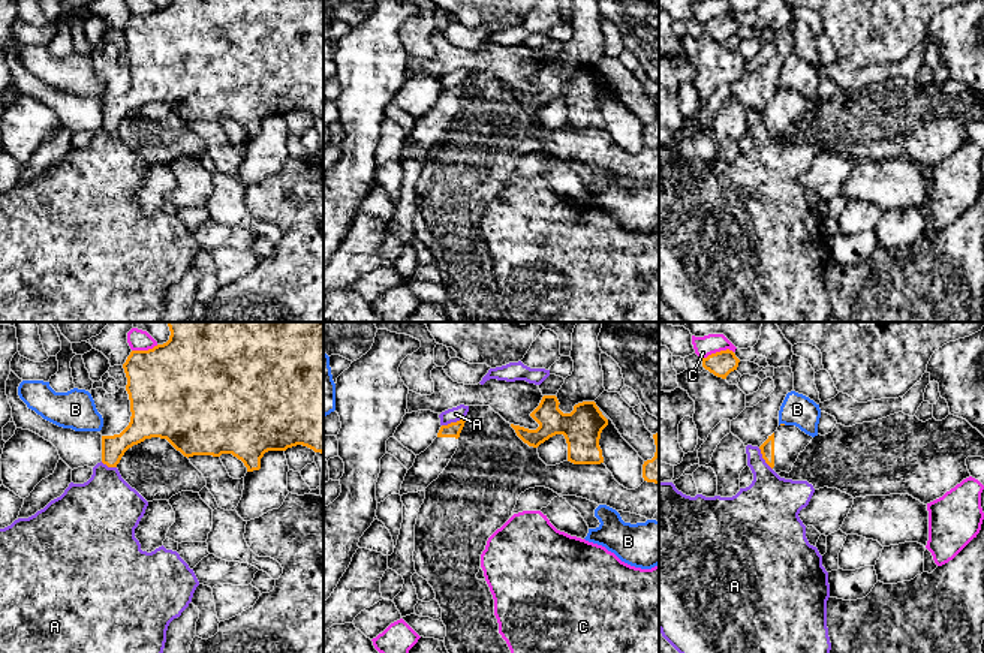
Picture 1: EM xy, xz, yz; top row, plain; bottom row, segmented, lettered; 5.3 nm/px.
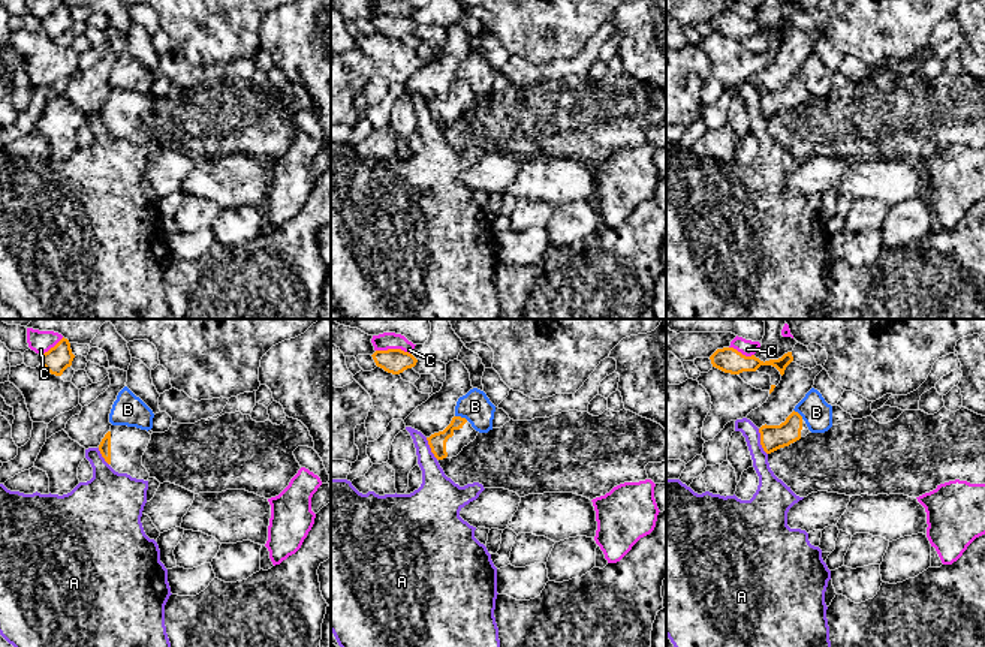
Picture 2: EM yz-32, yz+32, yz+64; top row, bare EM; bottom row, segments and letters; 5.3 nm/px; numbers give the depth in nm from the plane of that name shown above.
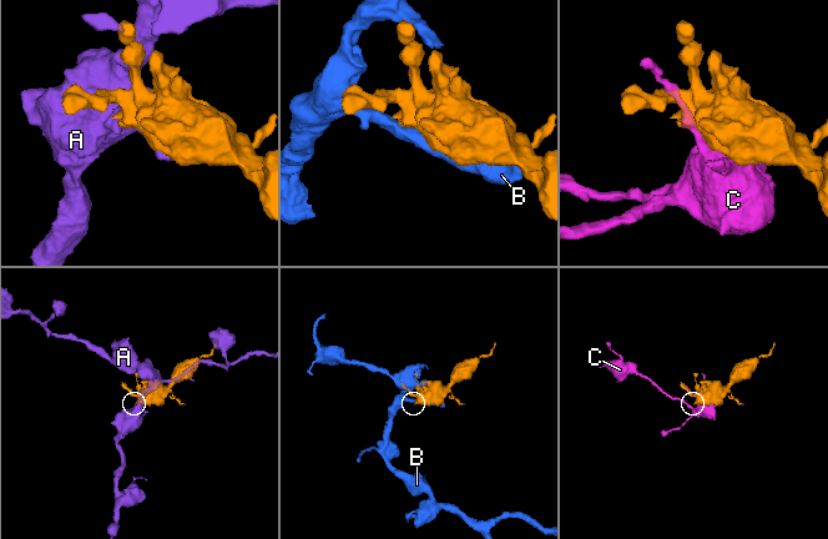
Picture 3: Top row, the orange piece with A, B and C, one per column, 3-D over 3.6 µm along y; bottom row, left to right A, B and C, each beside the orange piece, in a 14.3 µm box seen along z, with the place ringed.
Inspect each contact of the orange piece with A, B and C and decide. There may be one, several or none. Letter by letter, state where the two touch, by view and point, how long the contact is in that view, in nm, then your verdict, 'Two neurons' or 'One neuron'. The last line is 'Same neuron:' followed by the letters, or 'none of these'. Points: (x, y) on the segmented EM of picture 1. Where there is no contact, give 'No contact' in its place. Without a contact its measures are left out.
A: Touches orange at xz (453, 423). Shared border 140 nm. Two neurons
B: Touches orange at yz (782, 424). Shared border 40 nm. Two neurons
C: Touches orange at yz (718, 352). Shared border 170 nm. Two neurons
Same neuron: none of these

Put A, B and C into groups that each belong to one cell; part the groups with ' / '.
A / B / C

